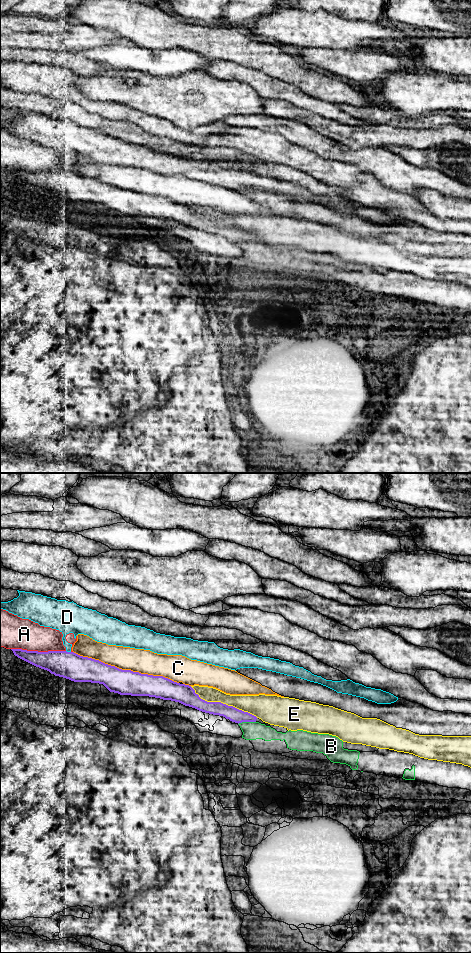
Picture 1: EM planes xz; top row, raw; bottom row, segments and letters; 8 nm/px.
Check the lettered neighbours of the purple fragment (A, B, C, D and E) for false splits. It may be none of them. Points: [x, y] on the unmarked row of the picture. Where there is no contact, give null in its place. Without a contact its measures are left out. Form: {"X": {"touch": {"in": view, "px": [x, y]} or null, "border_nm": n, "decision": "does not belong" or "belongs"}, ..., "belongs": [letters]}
{"A": {"touch": {"in": "xz", "px": [37, 171]}, "border_nm": 440, "decision": "does not belong"}, "B": {"touch": {"in": "xz", "px": [246, 241]}, "border_nm": 150, "decision": "does not belong"}, "C": {"touch": {"in": "xz", "px": [126, 190]}, "border_nm": 900, "decision": "does not belong"}, "D": {"touch": {"in": "xz", "px": [68, 172]}, "border_nm": 40, "decision": "does not belong"}, "E": {"touch": {"in": "xz", "px": [222, 223]}, "border_nm": 600, "decision": "does not belong"}, "belongs": []}

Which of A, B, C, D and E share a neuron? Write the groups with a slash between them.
A / B / C / D / E

